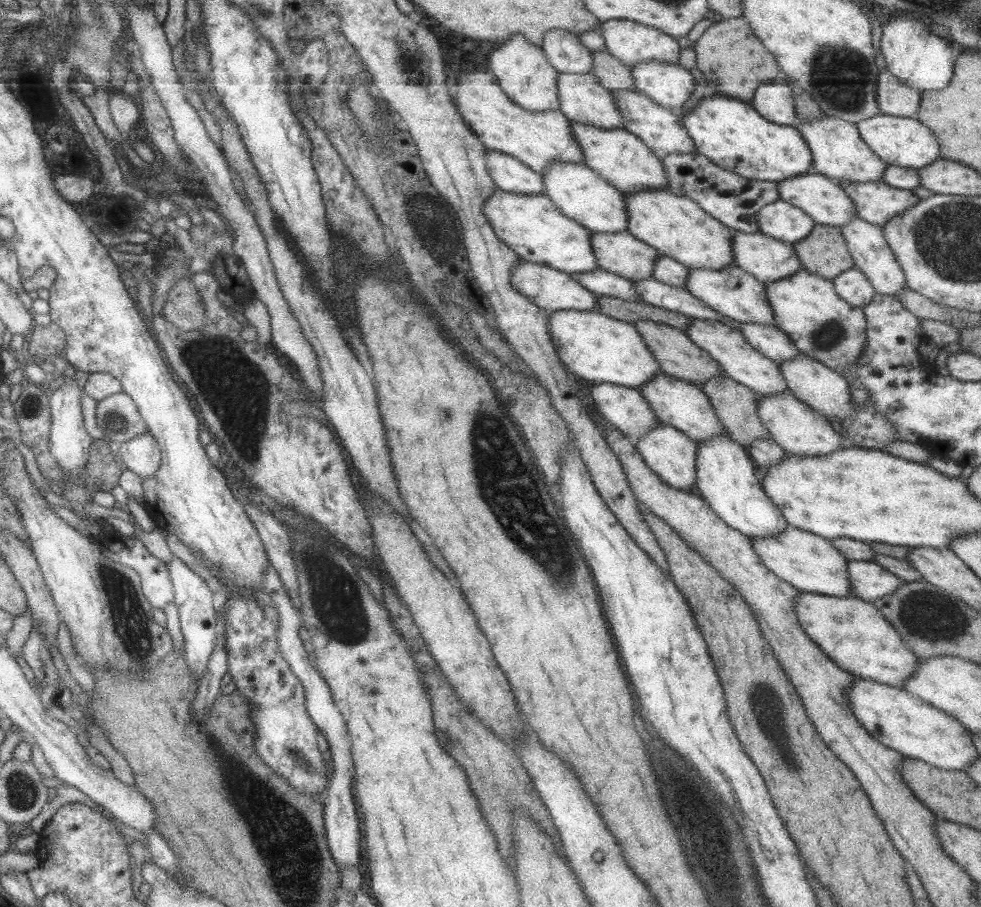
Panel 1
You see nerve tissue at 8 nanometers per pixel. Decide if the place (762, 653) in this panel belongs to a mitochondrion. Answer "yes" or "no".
no

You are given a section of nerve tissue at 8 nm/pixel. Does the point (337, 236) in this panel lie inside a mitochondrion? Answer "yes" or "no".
no

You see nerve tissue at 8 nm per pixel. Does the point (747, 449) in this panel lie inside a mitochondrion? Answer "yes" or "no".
no

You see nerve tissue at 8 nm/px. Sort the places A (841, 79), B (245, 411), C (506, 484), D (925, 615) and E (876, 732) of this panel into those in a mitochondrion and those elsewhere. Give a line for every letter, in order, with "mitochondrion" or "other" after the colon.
A: mitochondrion
B: mitochondrion
C: mitochondrion
D: mitochondrion
E: other

